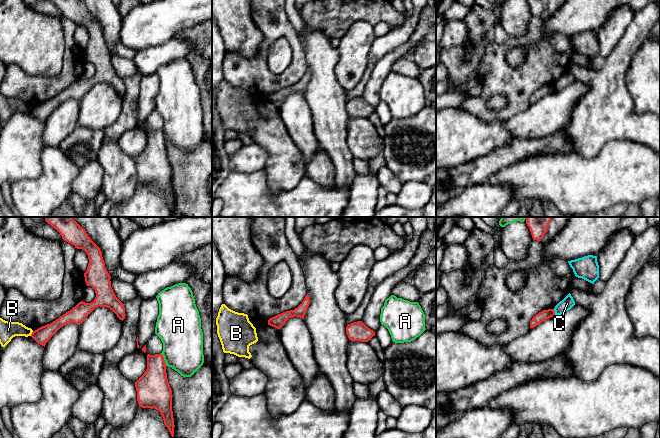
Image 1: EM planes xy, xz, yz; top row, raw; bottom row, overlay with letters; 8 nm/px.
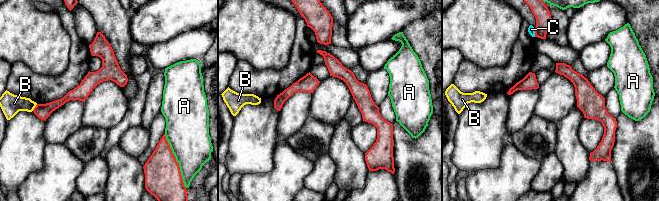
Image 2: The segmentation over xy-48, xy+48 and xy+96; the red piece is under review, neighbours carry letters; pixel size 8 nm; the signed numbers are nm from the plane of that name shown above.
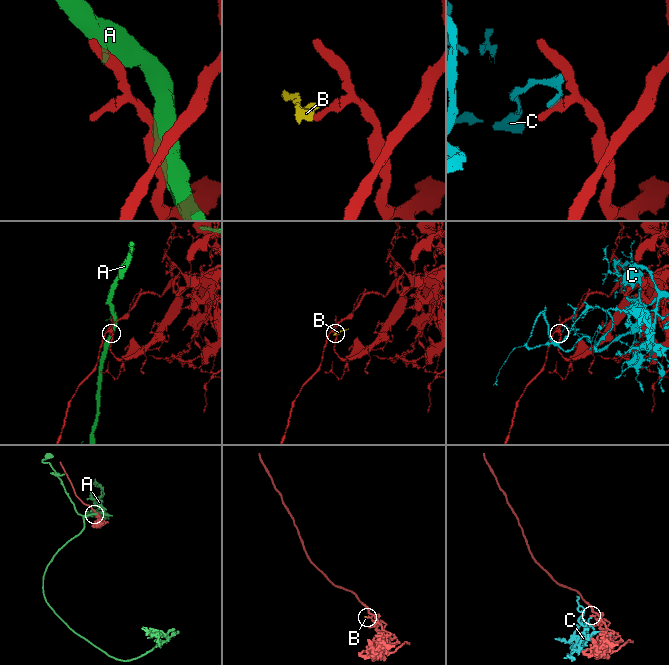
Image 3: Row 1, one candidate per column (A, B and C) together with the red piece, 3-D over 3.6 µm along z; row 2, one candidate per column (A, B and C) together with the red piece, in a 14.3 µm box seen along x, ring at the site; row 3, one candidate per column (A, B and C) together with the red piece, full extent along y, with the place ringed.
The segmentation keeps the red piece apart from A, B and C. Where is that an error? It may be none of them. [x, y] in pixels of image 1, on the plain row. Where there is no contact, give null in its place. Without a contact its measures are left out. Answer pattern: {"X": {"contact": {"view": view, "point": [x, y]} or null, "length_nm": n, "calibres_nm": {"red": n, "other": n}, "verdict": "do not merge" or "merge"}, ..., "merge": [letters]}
{"A": {"contact": {"view": "xy", "point": [163, 135]}, "length_nm": 120, "calibres_nm": {"red": 260, "other": 340}, "verdict": "do not merge"}, "B": {"contact": {"view": "xy", "point": [32, 109]}, "length_nm": 50, "calibres_nm": {"red": 140, "other": 140}, "verdict": "do not merge"}, "C": {"contact": {"view": "yz", "point": [554, 88]}, "length_nm": 50, "calibres_nm": {"red": 80, "other": 100}, "verdict": "do not merge"}, "merge": []}

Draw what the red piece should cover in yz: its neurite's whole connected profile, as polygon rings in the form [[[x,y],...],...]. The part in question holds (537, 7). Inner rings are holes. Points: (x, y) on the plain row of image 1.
[[[527,0],[533,16],[541,17],[547,8],[549,0]]]

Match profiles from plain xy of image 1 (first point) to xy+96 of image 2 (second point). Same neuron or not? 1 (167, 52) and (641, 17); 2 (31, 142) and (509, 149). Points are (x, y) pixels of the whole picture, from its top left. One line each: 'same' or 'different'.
1: different
2: different

